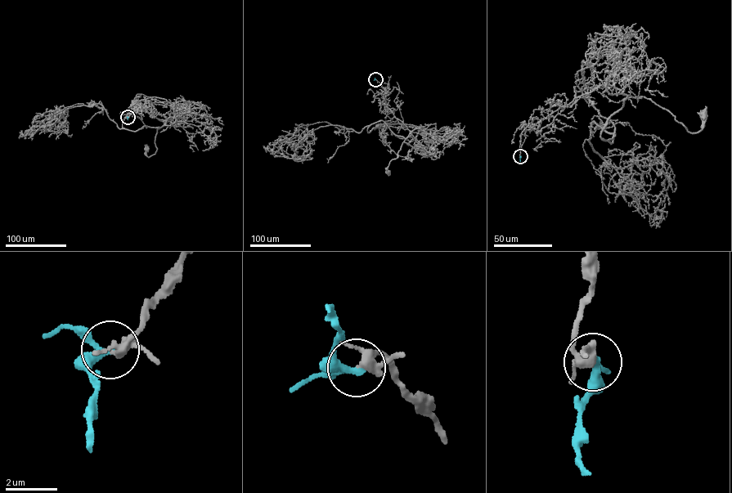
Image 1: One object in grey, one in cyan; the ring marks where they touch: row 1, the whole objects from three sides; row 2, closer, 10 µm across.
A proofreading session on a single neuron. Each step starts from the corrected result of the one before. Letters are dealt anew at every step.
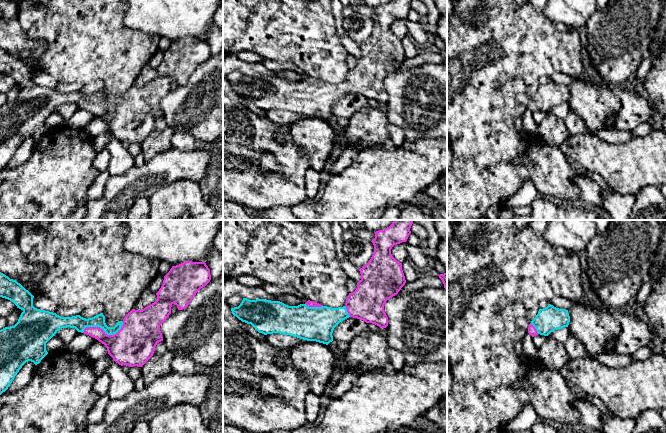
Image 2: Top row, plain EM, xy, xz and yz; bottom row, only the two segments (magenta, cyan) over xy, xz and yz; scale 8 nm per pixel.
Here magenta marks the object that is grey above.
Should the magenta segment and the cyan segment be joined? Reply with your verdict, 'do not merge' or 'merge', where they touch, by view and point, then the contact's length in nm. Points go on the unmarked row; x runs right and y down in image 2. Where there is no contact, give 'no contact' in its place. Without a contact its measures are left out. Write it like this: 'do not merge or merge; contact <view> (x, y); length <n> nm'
merge; contact xy (104, 108); length 340 nm

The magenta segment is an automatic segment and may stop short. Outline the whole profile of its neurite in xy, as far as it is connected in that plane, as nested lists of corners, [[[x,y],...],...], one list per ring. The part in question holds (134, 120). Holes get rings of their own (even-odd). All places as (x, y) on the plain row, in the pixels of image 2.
[[[185,37],[179,41],[172,42],[170,47],[164,52],[163,60],[156,69],[157,76],[154,79],[148,81],[142,86],[132,85],[126,90],[122,97],[118,97],[114,103],[108,103],[105,99],[105,92],[103,89],[86,95],[80,91],[61,93],[56,89],[35,84],[33,82],[34,72],[16,56],[10,55],[8,52],[0,48],[0,73],[12,77],[17,84],[23,87],[18,98],[14,102],[5,103],[0,106],[0,171],[8,165],[15,152],[26,138],[31,137],[35,141],[41,138],[41,136],[48,130],[46,127],[46,119],[55,112],[60,105],[67,103],[75,104],[78,108],[89,111],[104,120],[107,124],[108,130],[119,141],[142,143],[153,132],[156,121],[163,117],[160,102],[171,90],[172,81],[175,80],[178,86],[187,84],[196,69],[201,64],[205,63],[210,56],[210,45],[205,38]]]

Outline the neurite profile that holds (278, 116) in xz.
[[[273,109],[265,111],[266,118],[271,120],[274,123],[281,125],[290,125],[298,119],[301,119],[305,116],[293,113],[290,111],[283,111],[280,109]]]

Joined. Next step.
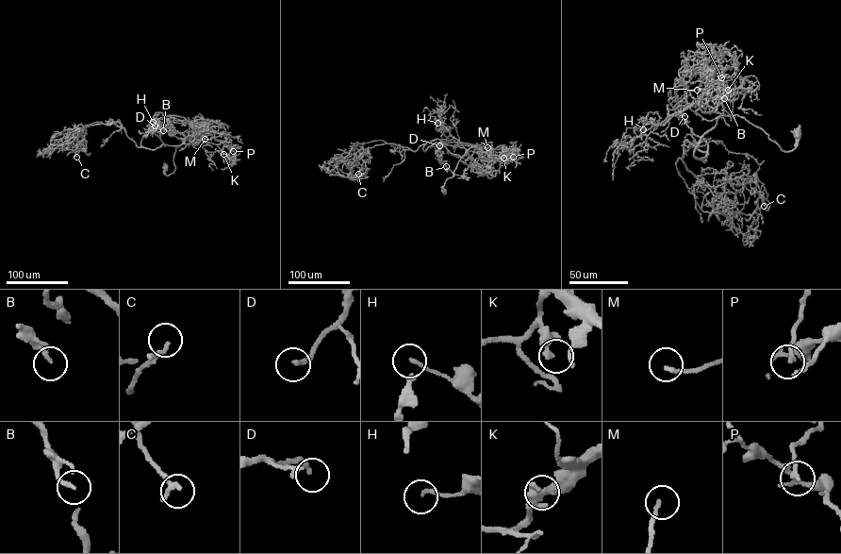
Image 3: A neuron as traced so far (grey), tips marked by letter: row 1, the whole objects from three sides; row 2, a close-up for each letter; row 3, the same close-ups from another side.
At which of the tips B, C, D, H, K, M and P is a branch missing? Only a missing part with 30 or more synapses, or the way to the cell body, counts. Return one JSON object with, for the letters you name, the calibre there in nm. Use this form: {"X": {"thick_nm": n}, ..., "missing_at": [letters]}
{"D": {"thick_nm": 240}, "M": {"thick_nm": 150}, "missing_at": ["D", "M"]}

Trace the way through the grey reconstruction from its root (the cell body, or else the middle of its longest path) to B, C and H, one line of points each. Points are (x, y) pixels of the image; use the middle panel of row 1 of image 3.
B: (443, 191), (446, 180), (454, 175), (458, 162), (468, 152), (451, 135), (435, 147), (446, 166)
C: (443, 191), (460, 157), (436, 139), (415, 151), (392, 143), (375, 145), (361, 156), (367, 173), (358, 174)
H: (443, 191), (446, 180), (454, 175), (458, 162), (468, 151), (442, 123), (437, 123)

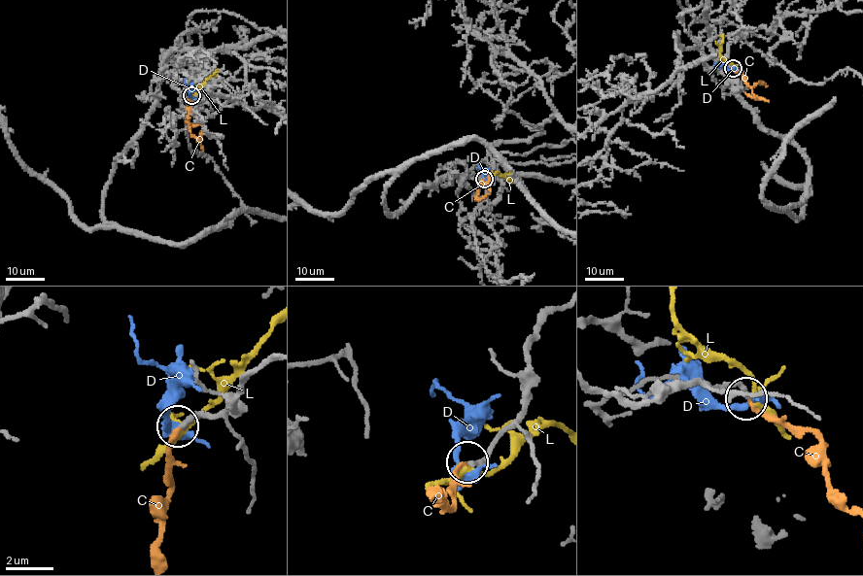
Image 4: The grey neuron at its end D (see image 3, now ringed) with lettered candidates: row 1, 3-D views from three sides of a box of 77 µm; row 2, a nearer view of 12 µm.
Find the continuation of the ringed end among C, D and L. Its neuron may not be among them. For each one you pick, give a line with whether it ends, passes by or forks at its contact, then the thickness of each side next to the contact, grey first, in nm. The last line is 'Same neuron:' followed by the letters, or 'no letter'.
C: it ends; calibres 240 and 180 nm
Same neuron: C

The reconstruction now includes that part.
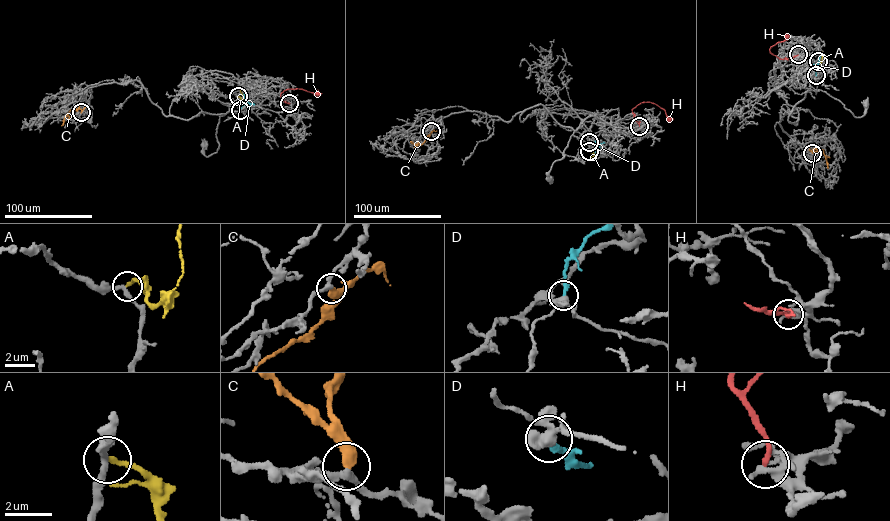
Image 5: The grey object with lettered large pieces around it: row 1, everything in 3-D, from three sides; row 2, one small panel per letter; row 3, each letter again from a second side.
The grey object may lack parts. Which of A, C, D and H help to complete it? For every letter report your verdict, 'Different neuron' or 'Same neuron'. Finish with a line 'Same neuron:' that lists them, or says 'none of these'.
A: Different neuron
C: Different neuron
D: Same neuron
H: Different neuron
Same neuron: D

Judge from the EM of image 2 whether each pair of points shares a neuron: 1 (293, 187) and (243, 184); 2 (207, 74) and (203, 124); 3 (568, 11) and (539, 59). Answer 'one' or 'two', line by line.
1: one
2: one
3: two

